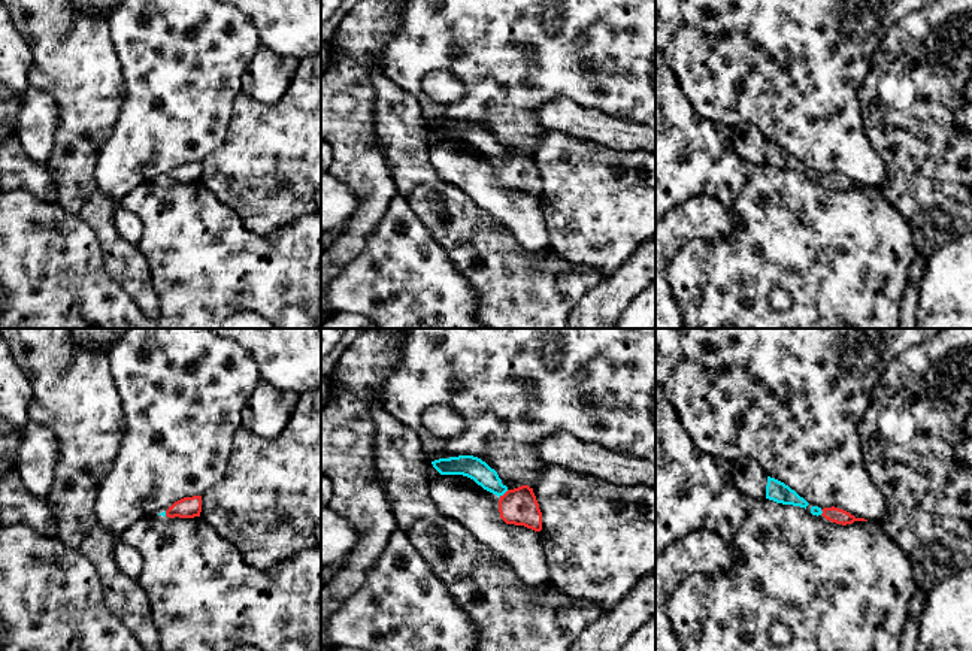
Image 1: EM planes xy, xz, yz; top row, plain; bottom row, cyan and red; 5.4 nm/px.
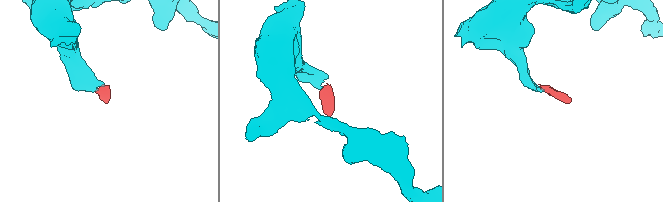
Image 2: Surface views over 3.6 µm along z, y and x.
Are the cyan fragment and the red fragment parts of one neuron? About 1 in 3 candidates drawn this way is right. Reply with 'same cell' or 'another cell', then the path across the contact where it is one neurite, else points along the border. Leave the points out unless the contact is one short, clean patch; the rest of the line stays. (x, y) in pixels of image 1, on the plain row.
same cell; way xz (474, 133), (503, 159), (518, 172)

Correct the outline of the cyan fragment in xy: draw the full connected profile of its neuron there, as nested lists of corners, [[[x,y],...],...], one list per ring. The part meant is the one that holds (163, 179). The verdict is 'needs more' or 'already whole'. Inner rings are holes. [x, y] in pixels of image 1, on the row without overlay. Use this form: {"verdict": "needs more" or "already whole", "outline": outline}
{"verdict": "needs more", "outline": [[[202,161],[184,163],[169,172],[167,176],[158,179],[169,184],[194,184],[200,182],[202,178]]]}

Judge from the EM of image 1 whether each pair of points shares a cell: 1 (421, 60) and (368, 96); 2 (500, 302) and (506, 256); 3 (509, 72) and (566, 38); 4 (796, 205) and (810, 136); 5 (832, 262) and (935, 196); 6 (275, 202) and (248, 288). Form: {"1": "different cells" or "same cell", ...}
{"1": "different cells", "2": "same cell", "3": "same cell", "4": "different cells", "5": "different cells", "6": "different cells"}

